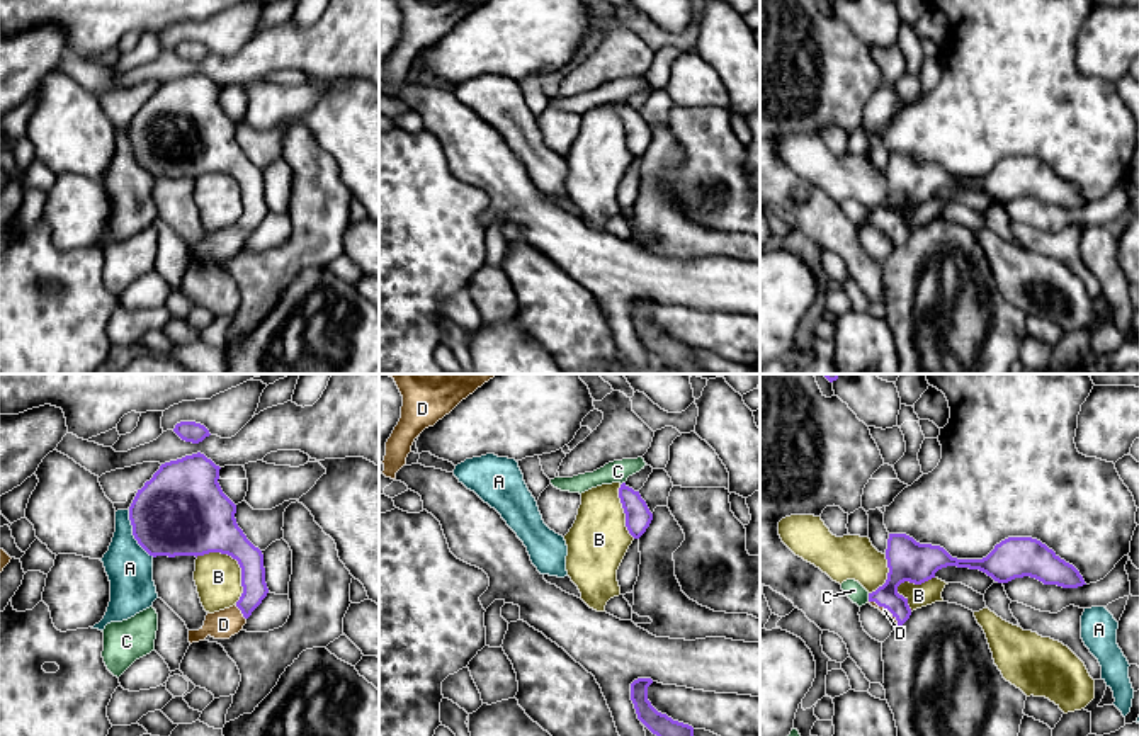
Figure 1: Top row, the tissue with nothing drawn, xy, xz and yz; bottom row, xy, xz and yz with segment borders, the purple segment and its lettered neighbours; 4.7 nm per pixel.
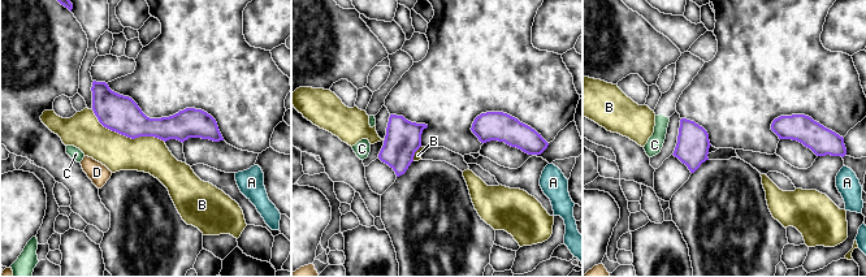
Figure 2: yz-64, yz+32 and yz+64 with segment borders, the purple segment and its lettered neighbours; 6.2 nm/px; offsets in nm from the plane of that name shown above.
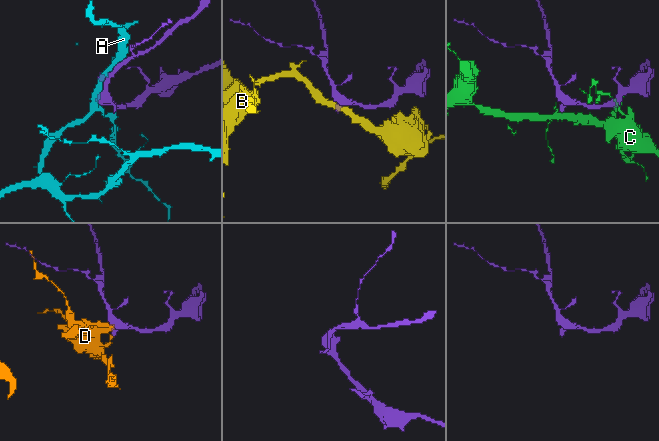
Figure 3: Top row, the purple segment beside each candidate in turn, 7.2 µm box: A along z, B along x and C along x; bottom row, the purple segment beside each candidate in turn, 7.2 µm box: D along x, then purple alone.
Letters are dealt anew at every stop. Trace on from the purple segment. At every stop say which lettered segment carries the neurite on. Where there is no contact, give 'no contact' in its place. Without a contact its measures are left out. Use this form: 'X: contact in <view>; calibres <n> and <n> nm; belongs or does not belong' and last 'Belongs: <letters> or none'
A: contact in xy; calibres 420 and 220 nm; does not belong
B: contact in xy; calibres 300 and 220 nm; does not belong
C: contact in yz; calibres 190 and 90 nm; does not belong
D: contact in yz; calibres 190 and 30 nm; belongs
Belongs: D

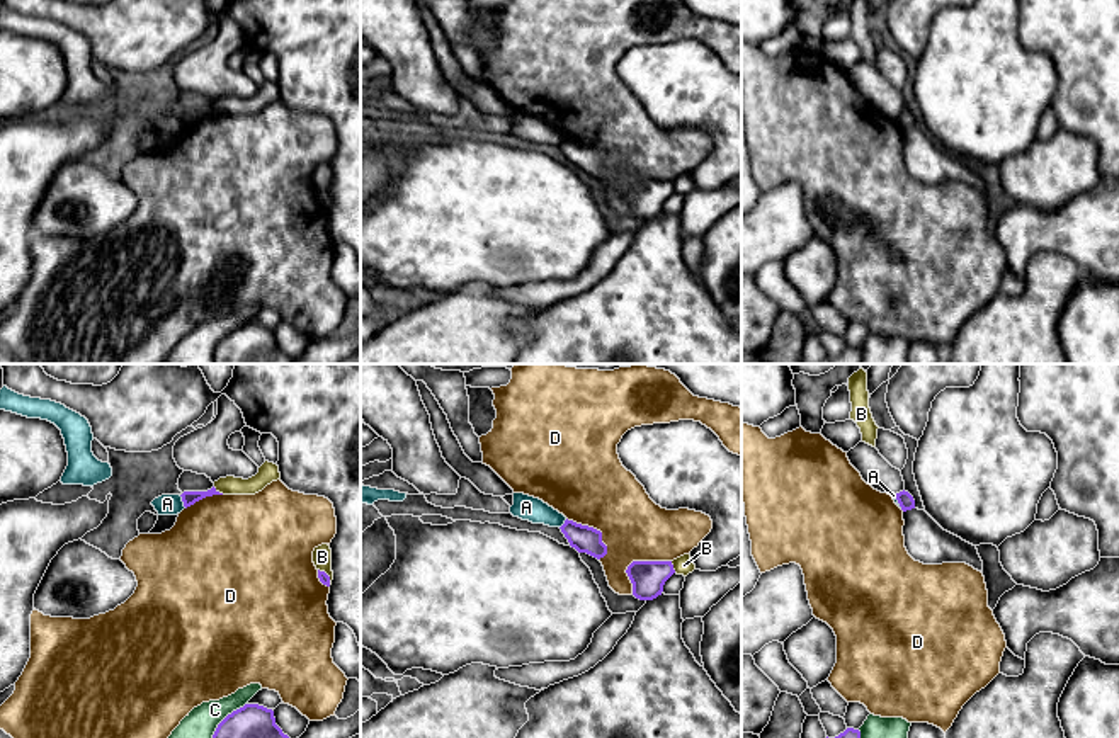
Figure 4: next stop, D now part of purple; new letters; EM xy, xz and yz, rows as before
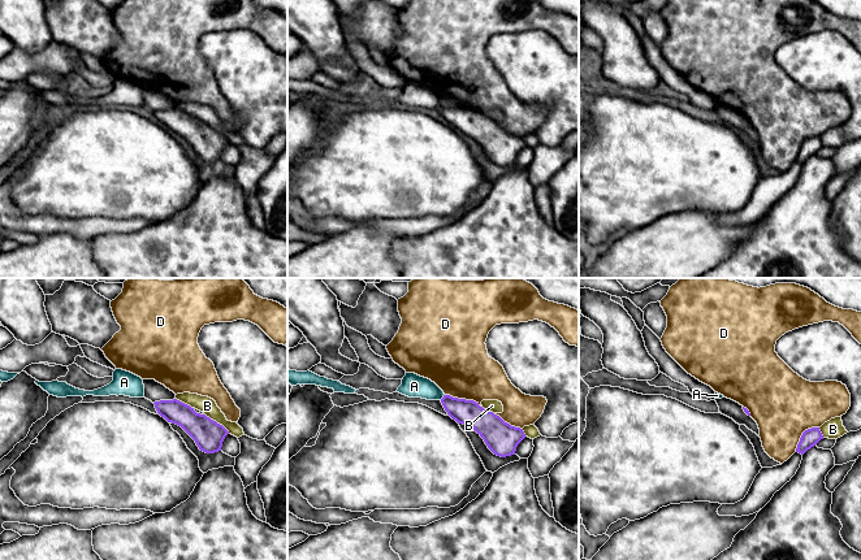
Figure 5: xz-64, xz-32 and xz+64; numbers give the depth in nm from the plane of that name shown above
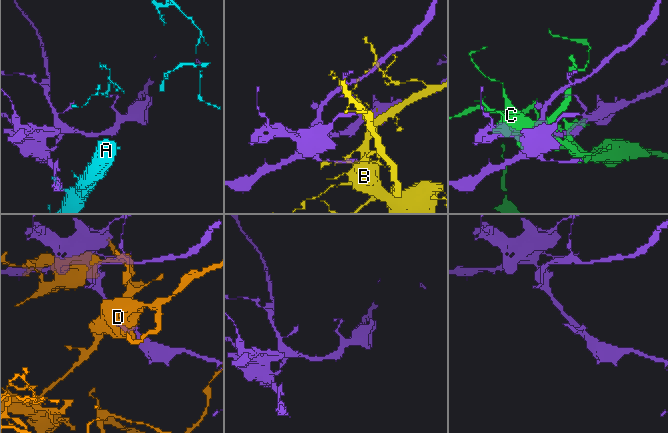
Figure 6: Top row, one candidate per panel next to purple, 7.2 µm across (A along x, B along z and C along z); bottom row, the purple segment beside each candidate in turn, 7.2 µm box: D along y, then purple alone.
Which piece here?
A: contact in xy; calibres 70 and 100 nm; does not belong
B: contact in xy; calibres 70 and 90 nm; does not belong
C: contact in xy; calibres 160 and 140 nm; does not belong
D: contact in xz; calibres 160 and 300 nm; does not belong
Belongs: none

